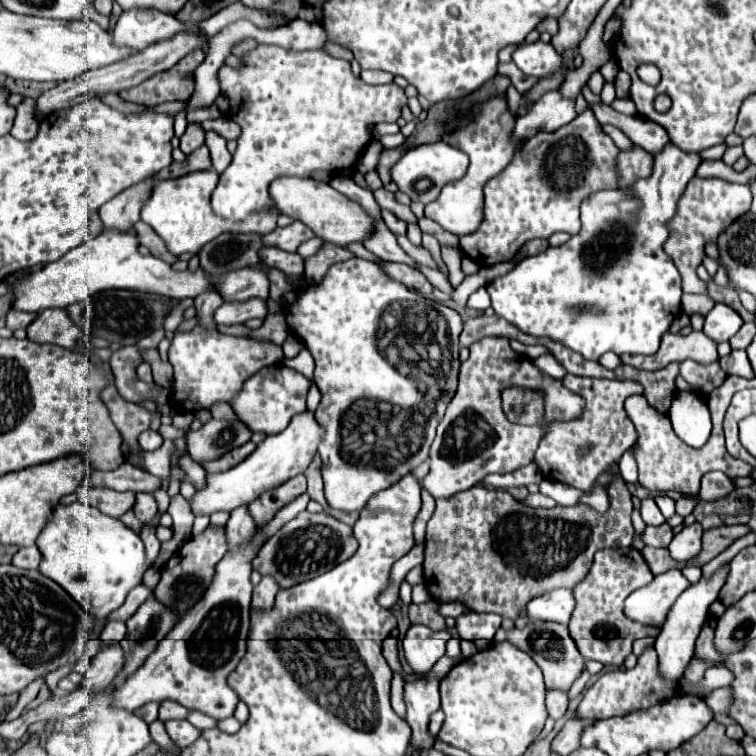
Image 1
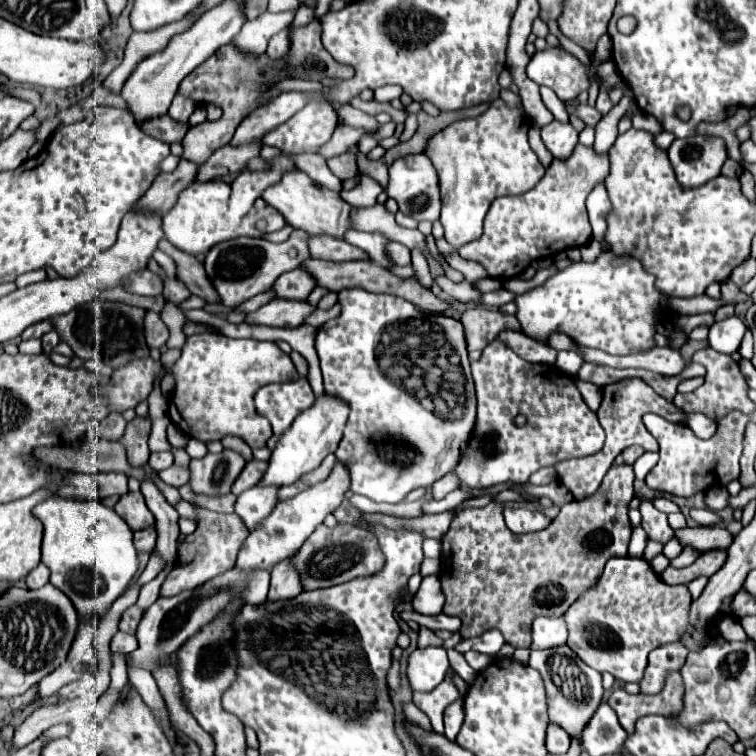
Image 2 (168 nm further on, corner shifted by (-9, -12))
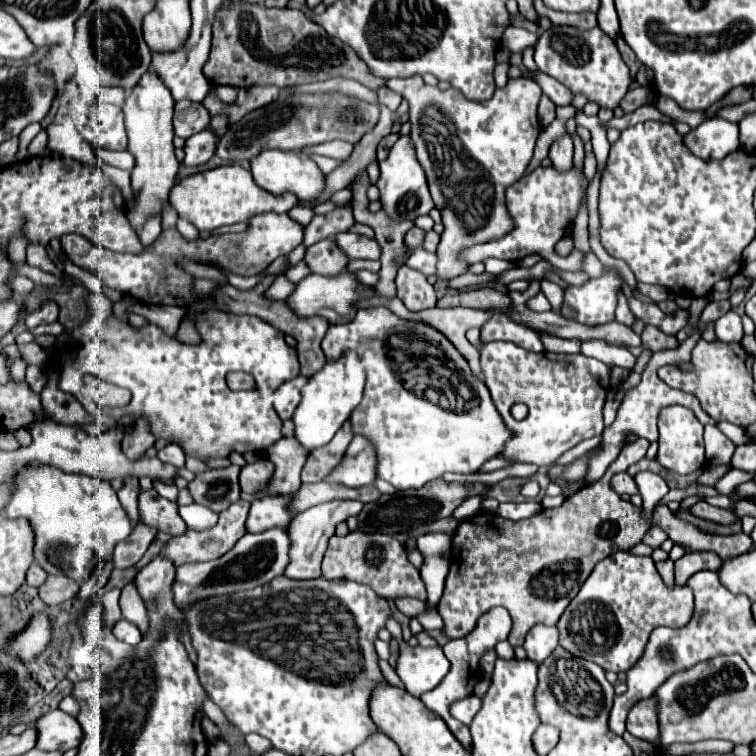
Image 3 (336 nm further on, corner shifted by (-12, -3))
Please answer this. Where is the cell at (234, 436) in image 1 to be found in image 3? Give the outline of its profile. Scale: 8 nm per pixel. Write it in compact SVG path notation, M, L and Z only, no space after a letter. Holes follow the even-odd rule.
M230 465L226 469L212 469L208 473L196 475L196 479L188 483L194 503L200 503L216 513L226 511L234 501L240 499L238 473L240 469Z

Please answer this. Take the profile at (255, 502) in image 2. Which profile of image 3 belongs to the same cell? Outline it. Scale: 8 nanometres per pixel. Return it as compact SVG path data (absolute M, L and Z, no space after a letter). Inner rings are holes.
M280 439L272 447L266 449L266 457L276 465L272 483L262 493L248 494L241 492L240 496L246 501L264 495L290 495L300 489L300 471L306 463L306 457L312 449L302 447L296 439Z

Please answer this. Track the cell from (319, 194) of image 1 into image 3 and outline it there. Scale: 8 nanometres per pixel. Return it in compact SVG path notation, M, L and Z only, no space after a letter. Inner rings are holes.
M260 151L254 159L250 159L250 173L258 187L282 195L282 193L294 193L300 201L310 201L318 197L318 193L324 189L324 173L318 169L318 165L300 151Z

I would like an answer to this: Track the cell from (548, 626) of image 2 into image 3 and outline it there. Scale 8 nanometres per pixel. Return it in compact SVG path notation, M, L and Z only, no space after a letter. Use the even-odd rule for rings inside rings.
M536 625L532 627L532 631L528 631L526 641L524 641L524 649L530 661L534 661L536 665L540 665L546 657L552 655L552 651L558 645L558 631L554 625Z

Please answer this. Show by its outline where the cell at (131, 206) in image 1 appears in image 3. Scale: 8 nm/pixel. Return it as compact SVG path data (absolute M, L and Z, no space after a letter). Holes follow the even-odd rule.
M204 129L204 131L196 133L196 135L192 135L190 139L186 139L184 163L186 165L202 165L202 163L206 163L216 153L218 139L220 137L210 129Z

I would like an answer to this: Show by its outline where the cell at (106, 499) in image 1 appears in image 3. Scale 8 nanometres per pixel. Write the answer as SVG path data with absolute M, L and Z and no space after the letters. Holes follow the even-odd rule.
M154 489L142 491L138 501L140 501L140 517L146 525L174 537L182 535L188 529L182 517L178 515L178 505L174 501L160 497Z

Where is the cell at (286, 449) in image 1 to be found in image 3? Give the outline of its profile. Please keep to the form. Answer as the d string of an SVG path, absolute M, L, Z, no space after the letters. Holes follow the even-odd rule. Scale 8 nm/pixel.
M354 349L344 351L342 357L336 361L326 359L324 367L316 371L302 389L302 401L296 409L296 415L292 417L296 423L296 439L300 439L300 443L308 449L328 445L332 435L342 427L342 423L358 407L362 399L364 383L366 383L366 373Z

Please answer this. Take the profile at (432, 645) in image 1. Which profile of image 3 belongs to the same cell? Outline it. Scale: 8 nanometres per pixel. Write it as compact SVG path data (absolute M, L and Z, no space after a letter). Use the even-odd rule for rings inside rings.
M400 643L400 657L396 663L396 673L404 683L404 689L420 697L426 691L432 691L450 671L450 661L440 647L408 647Z

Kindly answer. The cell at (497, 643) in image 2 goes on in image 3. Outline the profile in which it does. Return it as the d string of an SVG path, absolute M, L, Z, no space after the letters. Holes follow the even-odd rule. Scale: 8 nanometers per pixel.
M494 607L492 611L484 613L484 615L478 619L478 625L476 625L476 629L474 629L472 633L468 633L468 635L462 637L462 639L452 639L452 641L448 641L448 643L442 647L442 649L444 649L444 655L446 655L446 657L450 659L450 663L452 663L452 669L450 669L450 673L442 679L442 683L440 683L436 689L432 689L432 691L428 691L428 693L422 695L424 705L426 705L430 711L438 713L438 715L446 721L446 725L448 725L450 731L452 731L452 735L462 743L462 747L464 747L468 753L472 753L470 729L468 729L464 723L456 721L456 719L450 715L450 705L452 705L454 701L464 699L464 697L470 697L470 695L474 693L474 685L478 683L478 677L480 677L480 665L478 665L480 657L482 657L486 651L494 649L494 645L496 645L498 641L504 641L504 639L508 637L508 633L510 633L510 627L512 627L512 619L510 619L510 615L508 615L508 611L506 611L504 607Z

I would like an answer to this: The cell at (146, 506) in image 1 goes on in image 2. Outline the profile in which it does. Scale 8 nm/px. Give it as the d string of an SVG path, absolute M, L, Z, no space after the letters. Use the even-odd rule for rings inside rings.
M149 526L145 530L137 530L133 542L139 552L151 552L155 548L155 540L157 540L157 530L155 526Z

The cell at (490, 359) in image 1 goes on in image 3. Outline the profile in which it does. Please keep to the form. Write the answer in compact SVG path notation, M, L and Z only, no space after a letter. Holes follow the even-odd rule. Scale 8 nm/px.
M506 341L484 345L480 349L480 361L494 405L514 433L502 453L504 457L510 457L516 463L550 465L564 451L604 431L602 409L610 389L612 369L602 361L584 357L582 353L532 353ZM516 403L528 405L528 415L522 421L516 421L510 415L510 409Z

